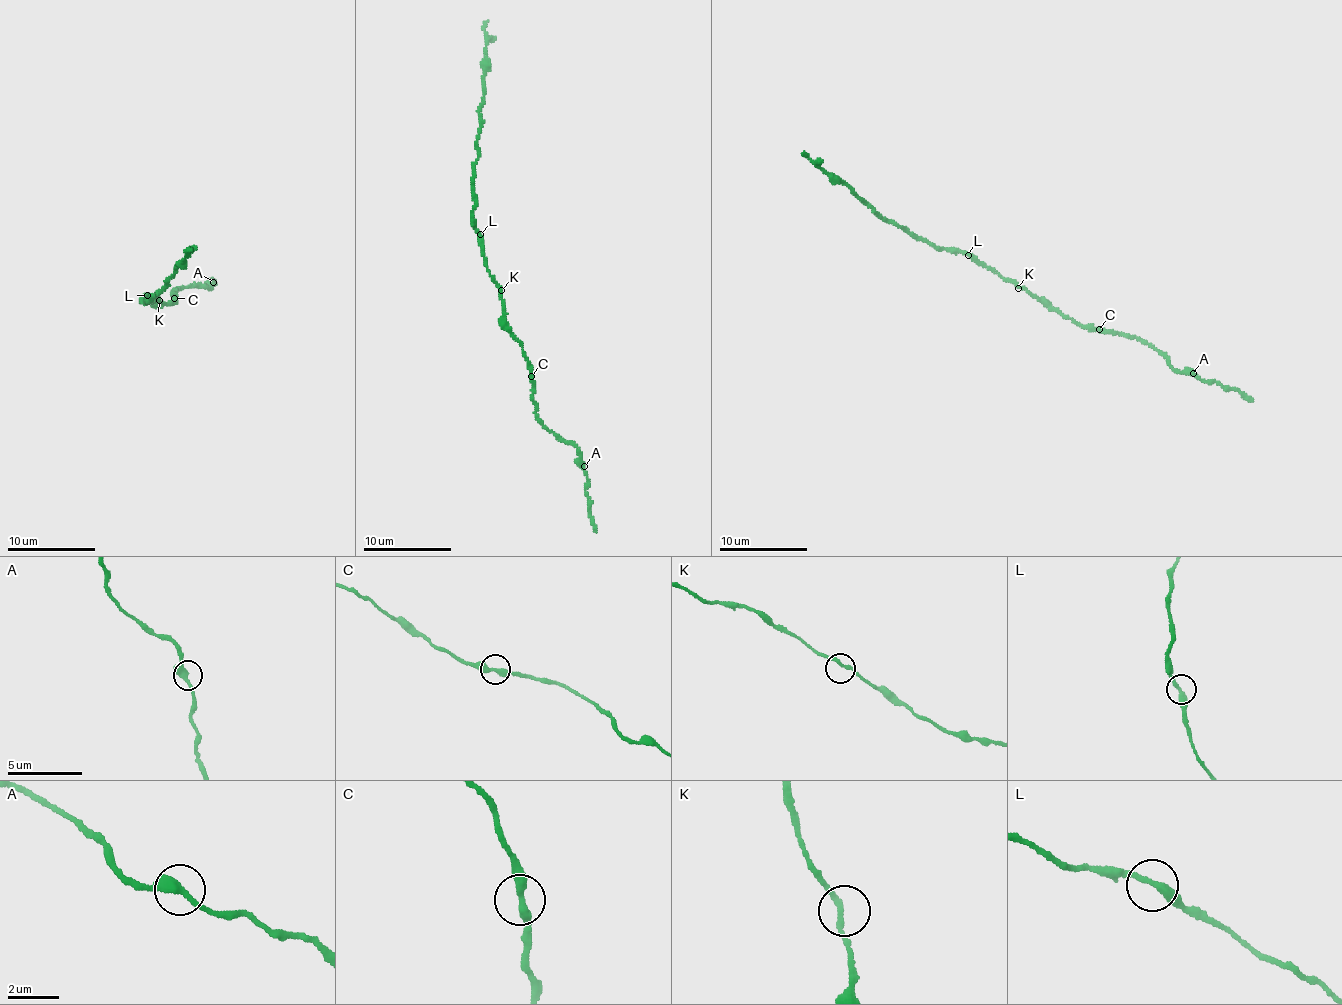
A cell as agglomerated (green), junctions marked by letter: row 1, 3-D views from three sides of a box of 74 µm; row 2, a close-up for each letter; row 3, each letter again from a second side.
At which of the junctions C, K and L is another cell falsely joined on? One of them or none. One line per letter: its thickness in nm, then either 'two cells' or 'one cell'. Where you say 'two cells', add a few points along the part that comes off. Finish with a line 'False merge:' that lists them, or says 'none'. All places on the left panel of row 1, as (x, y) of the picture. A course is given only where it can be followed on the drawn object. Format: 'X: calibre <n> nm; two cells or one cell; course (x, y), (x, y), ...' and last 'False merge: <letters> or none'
C: calibre 320 nm; one cell
K: calibre 200 nm; one cell
L: calibre 300 nm; one cell
False merge: none

